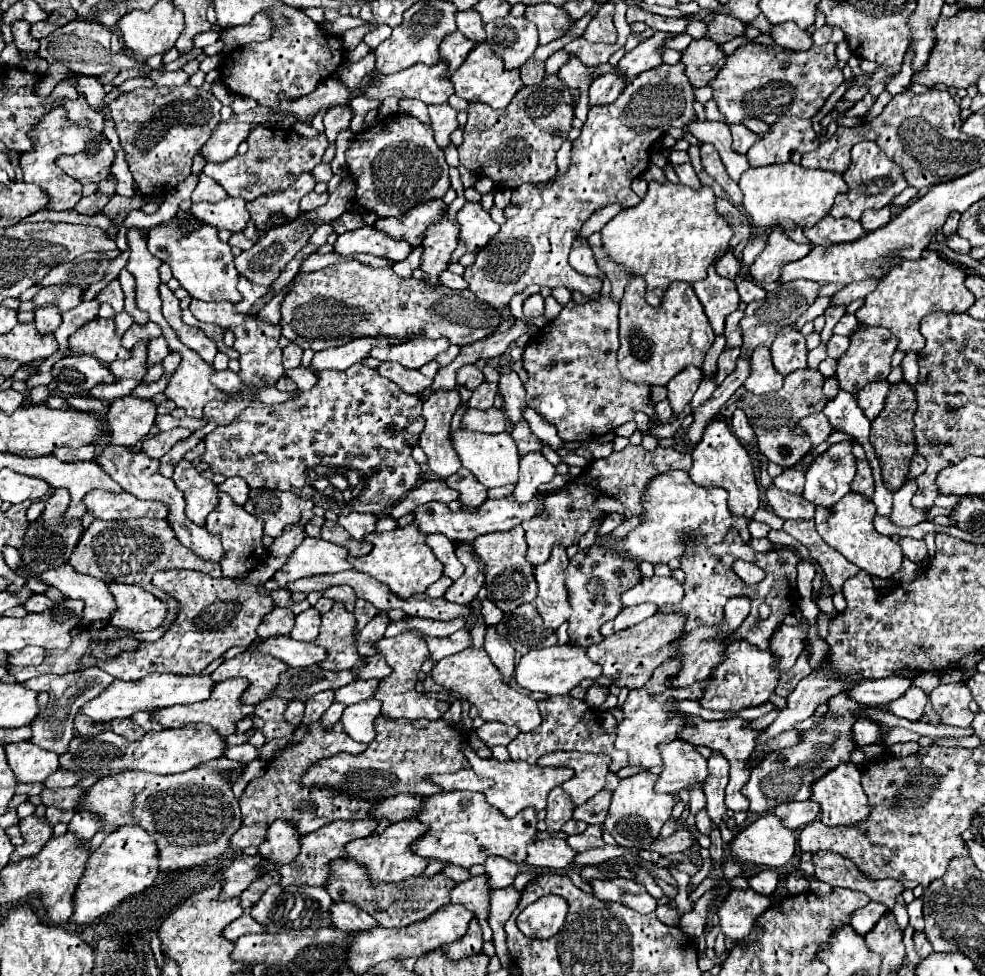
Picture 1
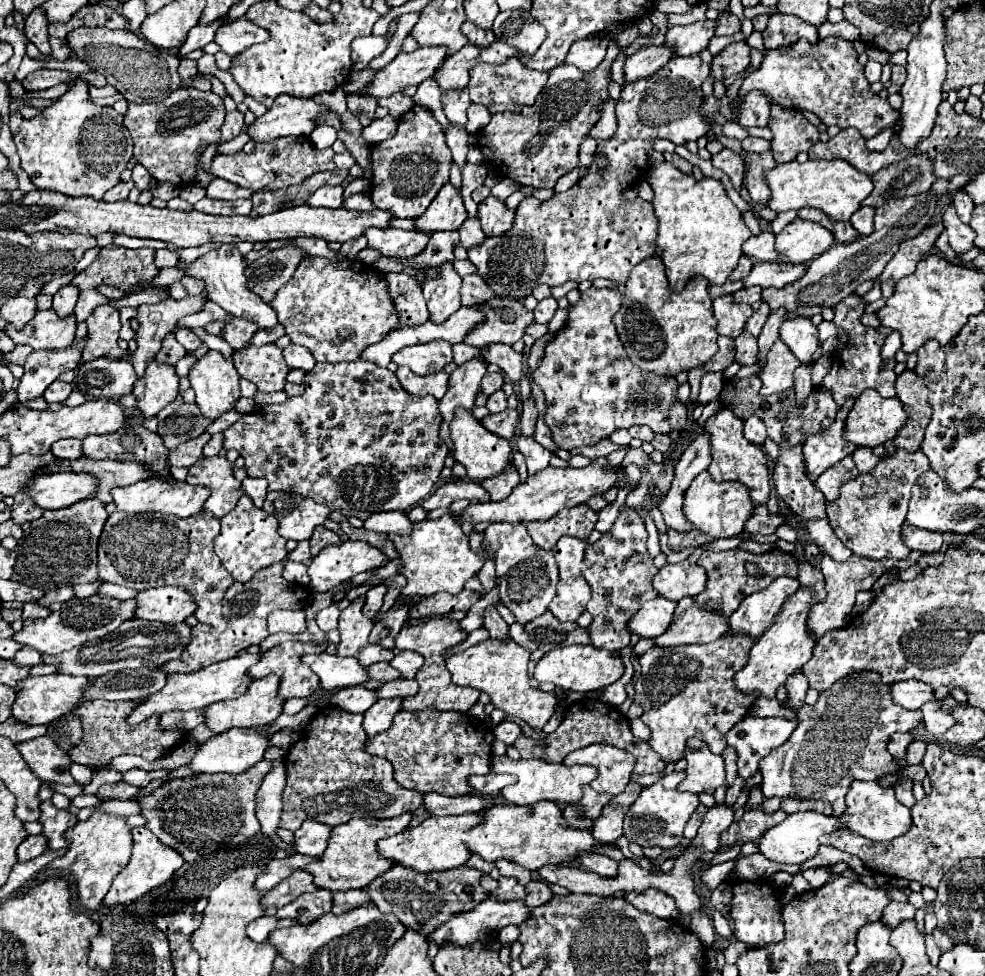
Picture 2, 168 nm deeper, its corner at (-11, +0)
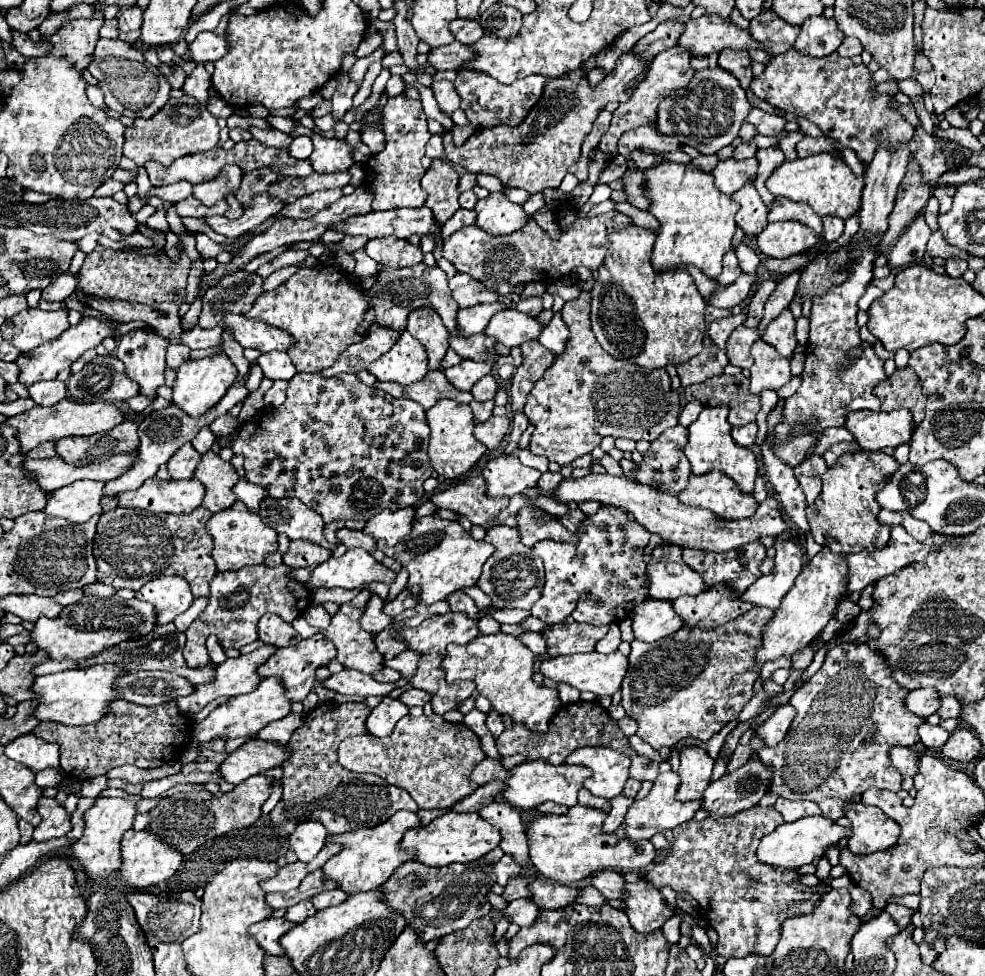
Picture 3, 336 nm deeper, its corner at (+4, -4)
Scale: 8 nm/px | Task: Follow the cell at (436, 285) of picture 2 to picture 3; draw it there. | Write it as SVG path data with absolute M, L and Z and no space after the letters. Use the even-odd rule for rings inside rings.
M429 307L417 309L409 315L407 331L425 347L429 355L429 369L441 369L441 359L449 347L449 334L441 323L441 317Z

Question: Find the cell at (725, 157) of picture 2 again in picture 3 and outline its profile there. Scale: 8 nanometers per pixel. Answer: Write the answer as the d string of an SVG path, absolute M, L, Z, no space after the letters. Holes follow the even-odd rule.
M727 159L719 161L719 165L711 173L715 177L715 185L719 187L719 191L723 191L725 195L733 195L737 189L741 189L757 177L757 165L757 159Z

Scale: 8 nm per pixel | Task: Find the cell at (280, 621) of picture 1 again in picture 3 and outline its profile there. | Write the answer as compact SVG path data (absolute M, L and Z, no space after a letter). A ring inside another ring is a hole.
M263 615L259 621L259 639L263 643L271 643L277 647L289 647L297 645L301 641L299 633L293 629L291 623L285 623L277 615Z

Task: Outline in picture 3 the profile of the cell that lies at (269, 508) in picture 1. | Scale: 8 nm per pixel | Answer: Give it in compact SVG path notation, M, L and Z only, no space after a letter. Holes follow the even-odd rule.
M267 497L261 503L259 517L277 533L285 533L291 541L307 539L321 547L335 549L335 543L329 543L323 537L323 525L325 525L323 517L319 517L319 513L315 513L295 497L283 497L283 499Z

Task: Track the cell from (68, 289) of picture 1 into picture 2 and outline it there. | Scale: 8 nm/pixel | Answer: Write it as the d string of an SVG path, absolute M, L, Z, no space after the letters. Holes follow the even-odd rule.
M108 245L100 251L98 259L90 267L86 267L82 273L78 273L72 279L72 285L76 285L80 291L98 289L100 285L110 285L110 287L118 287L122 291L130 291L138 283L150 281L154 275L158 275L158 267L154 265L154 249L144 249L144 247L126 249L126 247L118 247L118 245Z

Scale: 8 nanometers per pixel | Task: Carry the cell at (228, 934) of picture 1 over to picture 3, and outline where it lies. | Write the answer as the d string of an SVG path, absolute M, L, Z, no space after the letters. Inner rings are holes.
M263 919L255 925L249 927L249 933L257 939L257 943L267 951L267 955L285 955L279 939L285 935L289 929L293 929L293 923L287 919Z

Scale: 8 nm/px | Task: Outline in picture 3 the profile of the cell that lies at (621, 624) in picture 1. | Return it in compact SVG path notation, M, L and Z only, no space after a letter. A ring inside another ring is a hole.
M645 599L633 611L633 633L635 639L653 643L661 637L669 637L679 631L685 621L675 613L671 601Z

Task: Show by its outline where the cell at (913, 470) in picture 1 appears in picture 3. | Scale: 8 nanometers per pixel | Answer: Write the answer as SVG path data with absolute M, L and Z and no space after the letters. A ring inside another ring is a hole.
M857 451L841 455L839 461L823 473L821 495L807 507L807 519L815 541L829 547L833 553L883 549L889 541L889 527L881 527L877 519L881 507L877 505L875 495L897 467L899 463L895 457L889 457L883 451Z

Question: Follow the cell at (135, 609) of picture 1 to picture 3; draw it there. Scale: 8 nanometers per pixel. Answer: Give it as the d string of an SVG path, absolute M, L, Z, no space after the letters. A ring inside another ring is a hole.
M157 577L137 591L137 599L155 605L157 623L171 623L193 603L193 593L183 577Z

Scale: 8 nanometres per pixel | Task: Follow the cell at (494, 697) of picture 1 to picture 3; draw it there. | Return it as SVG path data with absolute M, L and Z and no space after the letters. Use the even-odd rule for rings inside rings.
M497 633L479 635L467 645L449 645L447 657L443 659L443 669L449 683L473 679L477 683L477 691L491 701L495 711L509 715L515 723L523 723L531 731L545 733L551 719L561 709L561 701L557 689L533 681L533 663L535 655L529 647L525 647L513 635Z

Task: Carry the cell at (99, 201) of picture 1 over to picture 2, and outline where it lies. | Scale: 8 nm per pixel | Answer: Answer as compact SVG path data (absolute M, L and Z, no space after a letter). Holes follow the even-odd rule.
M128 181L128 183L118 183L118 185L114 185L106 195L104 195L104 199L106 201L118 201L118 199L126 199L128 197L128 193L130 193L130 189L134 187L134 181Z

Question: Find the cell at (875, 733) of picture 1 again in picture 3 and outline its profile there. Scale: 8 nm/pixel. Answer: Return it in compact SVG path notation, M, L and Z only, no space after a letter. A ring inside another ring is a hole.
M895 747L895 749L891 749L889 757L891 757L893 765L901 771L901 775L915 777L919 773L919 769L917 769L917 757L919 757L919 753L917 751L905 749L905 747Z

